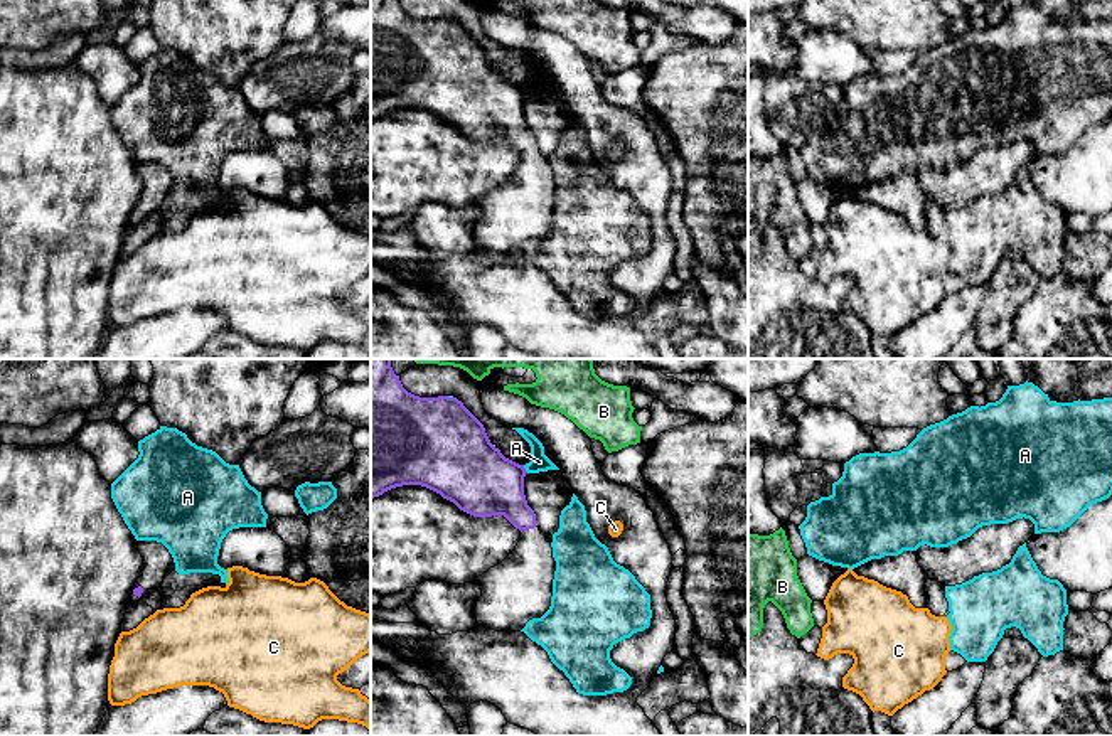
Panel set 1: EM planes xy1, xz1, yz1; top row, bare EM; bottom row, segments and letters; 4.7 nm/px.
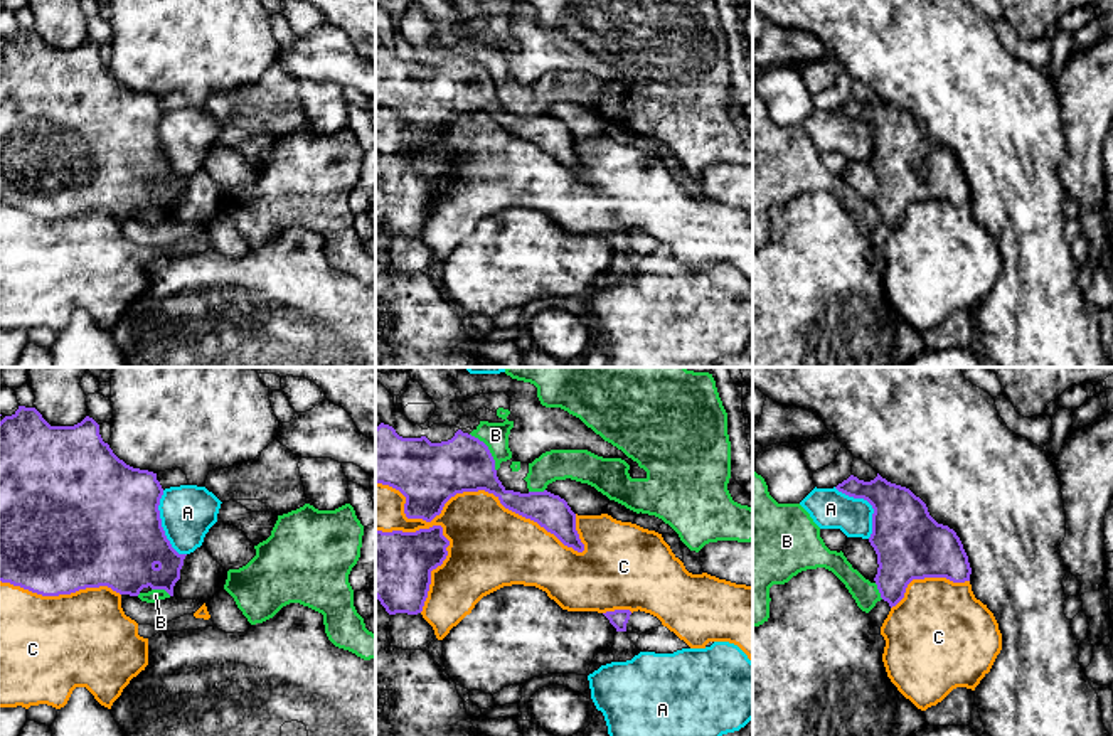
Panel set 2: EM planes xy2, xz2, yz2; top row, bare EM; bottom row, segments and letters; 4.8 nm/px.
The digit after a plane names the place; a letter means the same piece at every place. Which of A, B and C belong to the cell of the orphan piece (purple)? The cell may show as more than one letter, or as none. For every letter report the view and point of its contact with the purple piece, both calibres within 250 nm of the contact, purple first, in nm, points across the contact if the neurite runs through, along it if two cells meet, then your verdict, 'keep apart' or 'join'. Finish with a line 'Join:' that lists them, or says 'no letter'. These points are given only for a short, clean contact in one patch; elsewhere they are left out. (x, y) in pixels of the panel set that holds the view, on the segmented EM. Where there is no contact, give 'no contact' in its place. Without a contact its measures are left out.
A: contact xy2 (160, 526); calibres 500 and 260 nm; keep apart
B: contact xz2 (489, 450); calibres 280 and 130 nm; keep apart
C: contact xz2 (470, 490); calibres 300 and 360 nm; keep apart
Join: no letter

